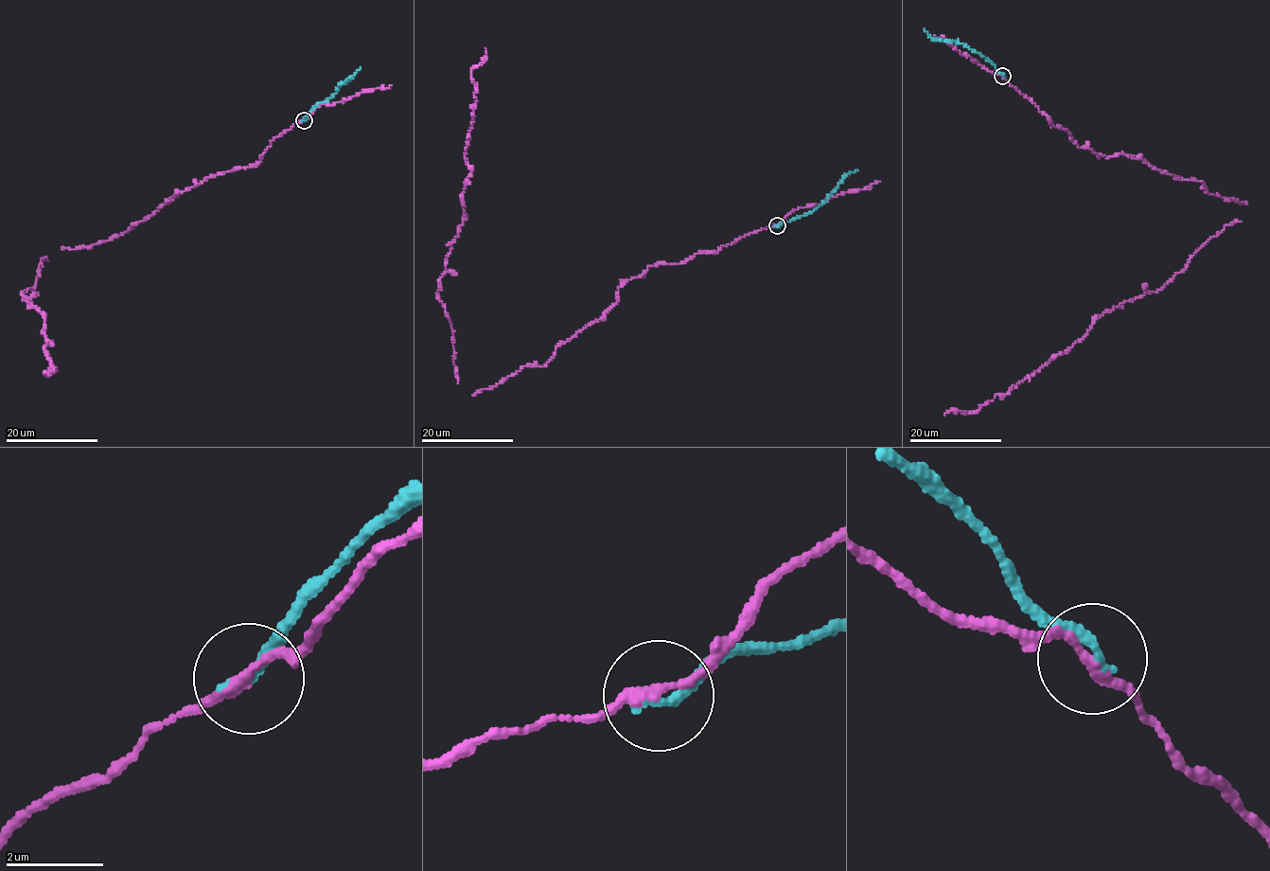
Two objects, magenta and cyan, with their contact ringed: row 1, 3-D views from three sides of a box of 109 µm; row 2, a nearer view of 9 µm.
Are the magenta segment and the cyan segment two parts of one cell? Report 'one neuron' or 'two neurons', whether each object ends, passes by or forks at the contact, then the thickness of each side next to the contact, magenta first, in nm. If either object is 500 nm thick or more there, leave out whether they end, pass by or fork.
two neurons; magenta passes by; cyan ends there; 190 nm thick on the magenta side, 280 nm on the other

